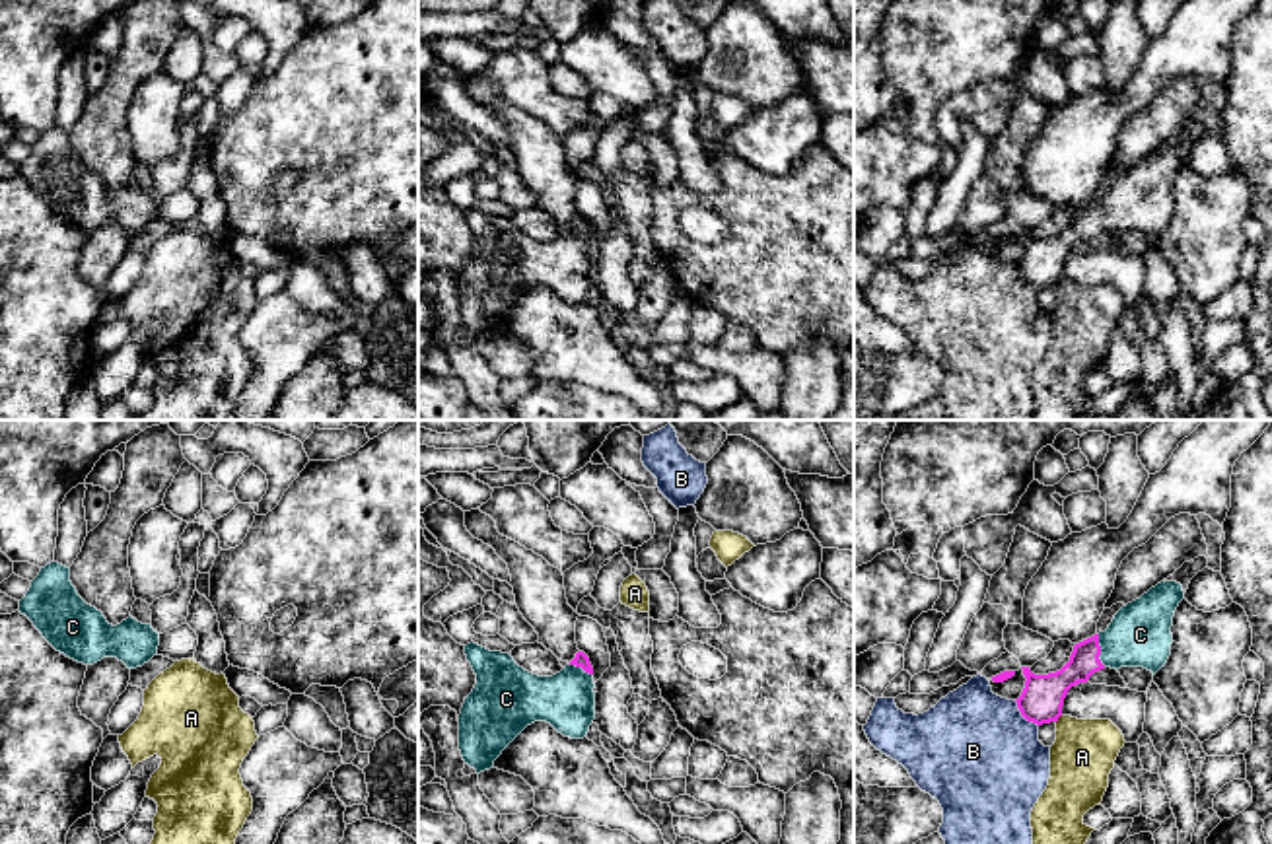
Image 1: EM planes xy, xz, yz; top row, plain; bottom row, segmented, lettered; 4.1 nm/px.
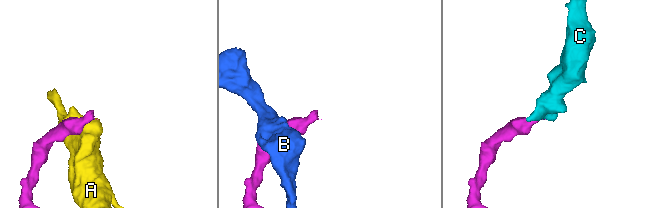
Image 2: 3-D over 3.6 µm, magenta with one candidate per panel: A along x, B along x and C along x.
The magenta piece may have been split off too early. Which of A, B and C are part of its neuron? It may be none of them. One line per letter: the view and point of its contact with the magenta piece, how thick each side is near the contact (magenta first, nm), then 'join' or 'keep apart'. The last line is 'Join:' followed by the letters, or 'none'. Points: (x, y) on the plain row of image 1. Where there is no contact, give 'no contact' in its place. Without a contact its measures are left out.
A: contact yz (1059, 281); calibres 180 and 260 nm; keep apart
B: contact yz (1024, 281); calibres 180 and 500 nm; keep apart
C: contact yz (1099, 214); calibres 120 and 260 nm; join
Join: C

